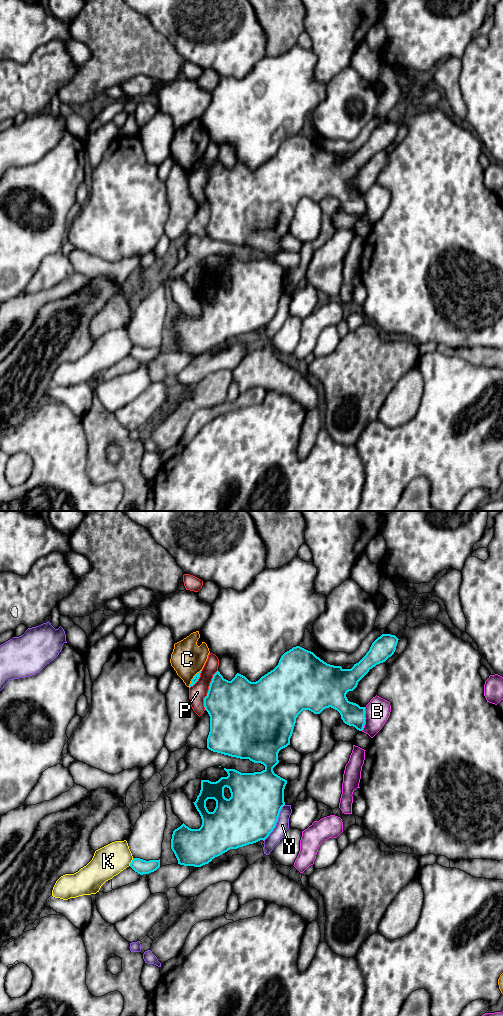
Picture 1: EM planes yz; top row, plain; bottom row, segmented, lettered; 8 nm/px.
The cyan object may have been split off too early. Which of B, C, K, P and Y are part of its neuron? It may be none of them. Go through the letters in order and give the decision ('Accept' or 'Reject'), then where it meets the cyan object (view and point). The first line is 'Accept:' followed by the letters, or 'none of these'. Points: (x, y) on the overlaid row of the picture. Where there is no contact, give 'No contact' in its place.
Accept: none of these
B: Reject. Touches cyan at yz (365, 718)
C: Reject. Touches cyan at yz (193, 678)
K: Reject. Touches cyan at yz (131, 862)
P: Reject. Touches cyan at yz (208, 690)
Y: Reject. Touches cyan at yz (276, 822)

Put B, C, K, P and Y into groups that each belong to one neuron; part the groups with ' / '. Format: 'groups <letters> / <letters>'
groups B K / C / P / Y

